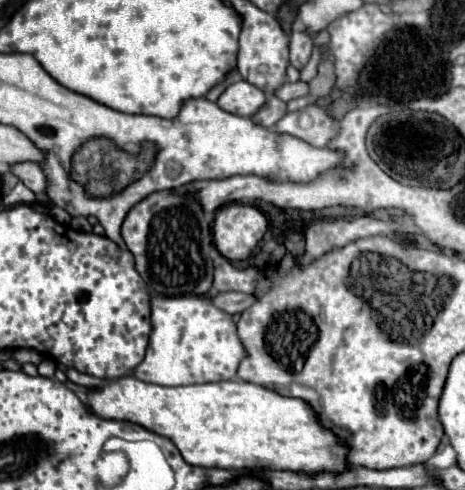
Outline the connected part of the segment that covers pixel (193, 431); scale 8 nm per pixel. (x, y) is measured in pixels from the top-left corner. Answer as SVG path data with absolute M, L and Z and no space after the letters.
M124 376L102 388L88 390L86 406L104 420L134 422L154 434L170 438L182 458L200 468L254 470L260 466L308 474L322 470L342 472L348 468L348 448L318 424L314 410L306 402L242 380L158 386L142 382L136 376Z

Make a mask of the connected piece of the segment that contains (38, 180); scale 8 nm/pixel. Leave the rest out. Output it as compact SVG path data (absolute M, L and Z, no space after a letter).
M18 162L18 166L10 166L10 172L32 192L44 192L46 178L36 162Z

